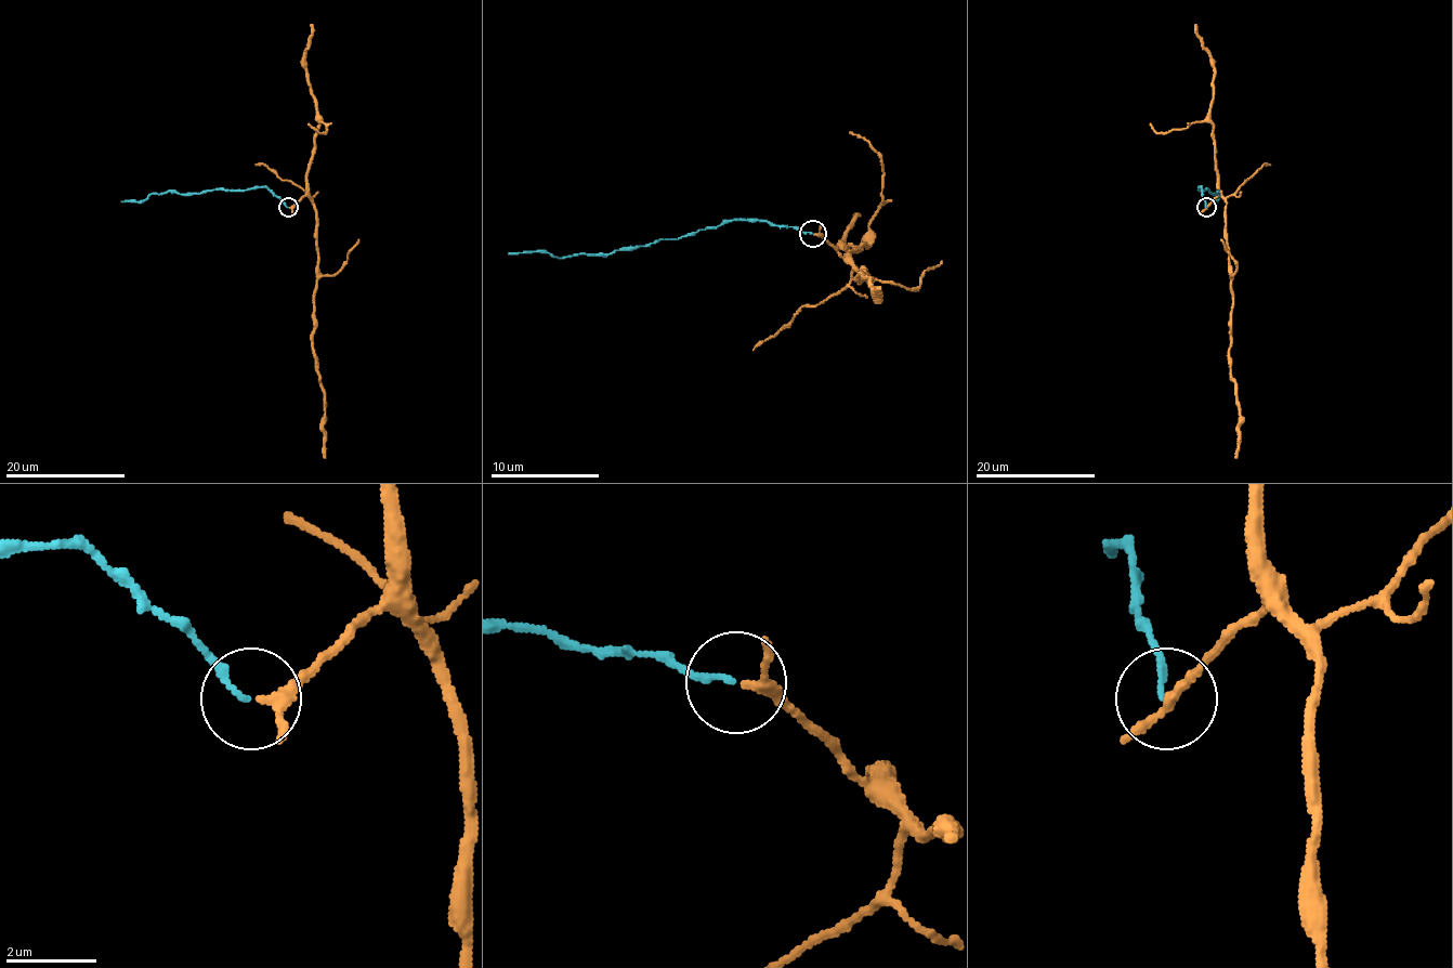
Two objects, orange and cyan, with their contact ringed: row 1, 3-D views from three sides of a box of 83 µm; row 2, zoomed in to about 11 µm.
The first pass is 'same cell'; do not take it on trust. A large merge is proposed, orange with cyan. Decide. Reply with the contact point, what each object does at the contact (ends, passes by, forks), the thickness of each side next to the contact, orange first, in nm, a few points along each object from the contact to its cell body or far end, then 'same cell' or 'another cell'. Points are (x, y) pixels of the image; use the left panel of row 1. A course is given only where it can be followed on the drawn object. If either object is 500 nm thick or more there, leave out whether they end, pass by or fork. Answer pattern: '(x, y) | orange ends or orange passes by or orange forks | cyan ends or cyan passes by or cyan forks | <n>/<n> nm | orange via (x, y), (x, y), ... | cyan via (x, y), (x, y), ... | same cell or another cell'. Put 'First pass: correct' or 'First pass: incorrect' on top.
First pass: correct
(288, 207) | orange passes by | cyan ends | 190/130 nm | orange via (289, 207), (304, 196), (313, 204), (316, 212), (317, 274), (313, 353), (325, 406), (325, 457) | cyan via (288, 207), (265, 187), (151, 193), (142, 200), (120, 200) | same cell

